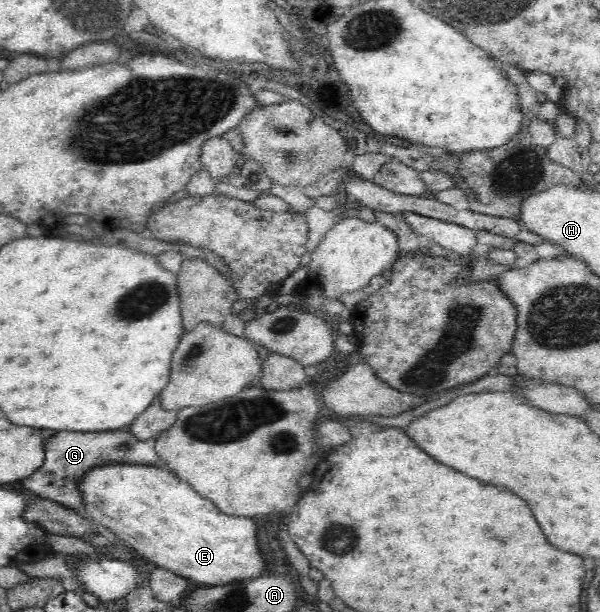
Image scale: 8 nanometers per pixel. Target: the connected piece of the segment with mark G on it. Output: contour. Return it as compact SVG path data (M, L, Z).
M120 430L89 432L99 435L83 435L75 431L57 431L53 437L45 441L45 453L43 463L31 477L19 481L23 483L23 489L39 495L39 498L51 500L61 506L71 508L73 511L82 510L84 498L81 490L82 482L95 467L101 465L147 465L159 467L161 458L156 450L156 437L139 439L133 432Z

